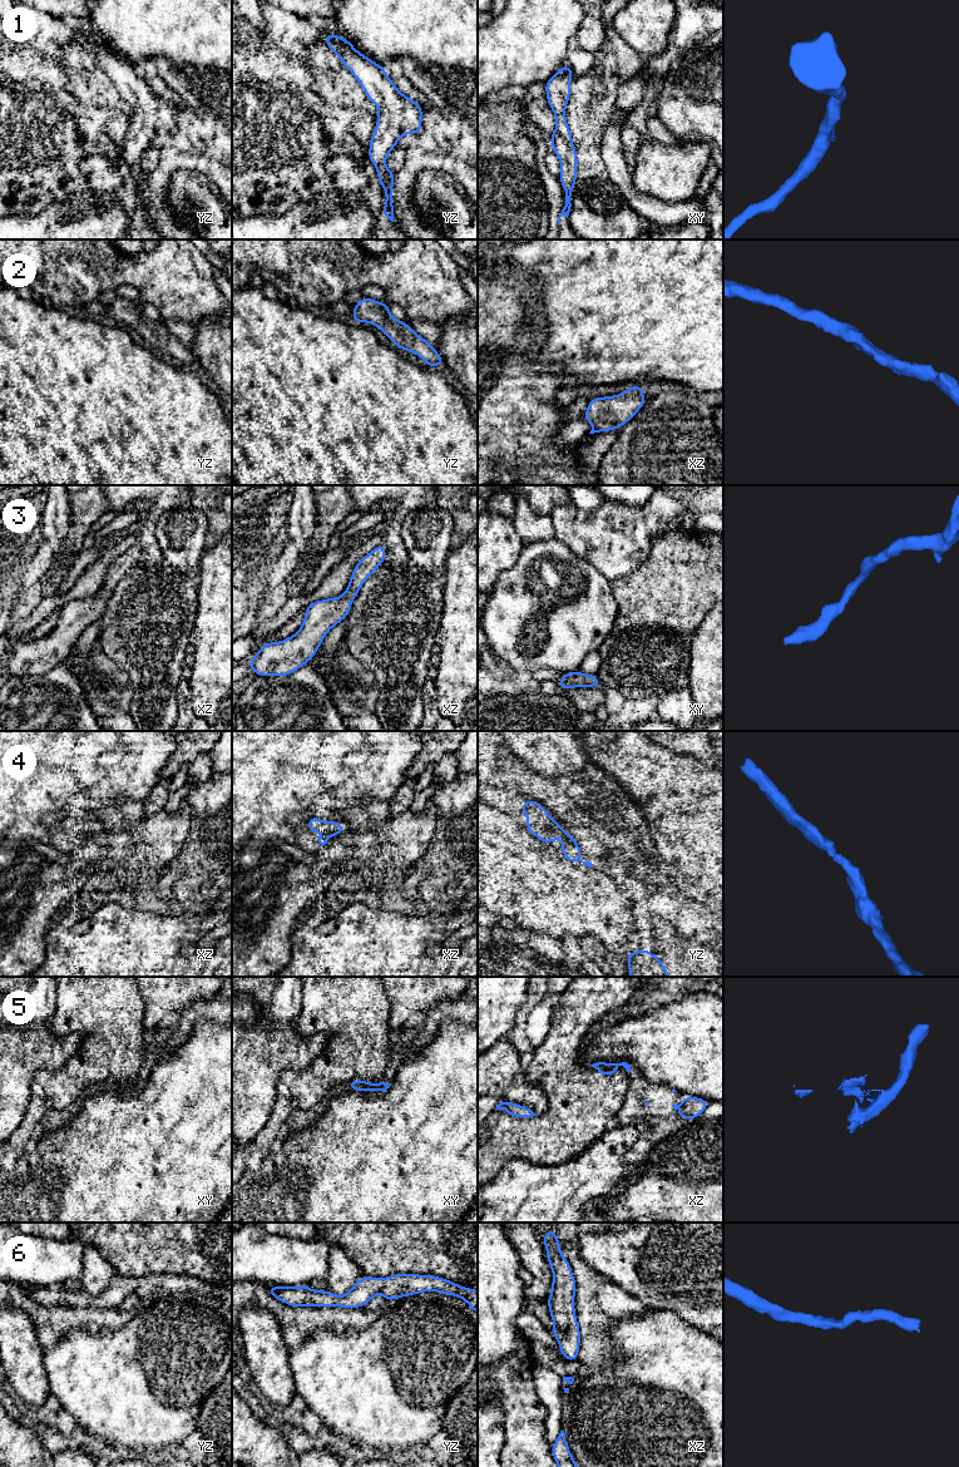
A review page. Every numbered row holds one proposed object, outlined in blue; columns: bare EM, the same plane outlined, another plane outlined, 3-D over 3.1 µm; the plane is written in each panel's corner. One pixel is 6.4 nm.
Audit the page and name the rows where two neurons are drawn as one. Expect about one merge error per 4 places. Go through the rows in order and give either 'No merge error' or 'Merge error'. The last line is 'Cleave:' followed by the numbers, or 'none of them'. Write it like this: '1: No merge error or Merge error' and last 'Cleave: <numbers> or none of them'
1: No merge error
2: No merge error
3: No merge error
4: No merge error
5: Merge error
6: No merge error
Cleave: 5

